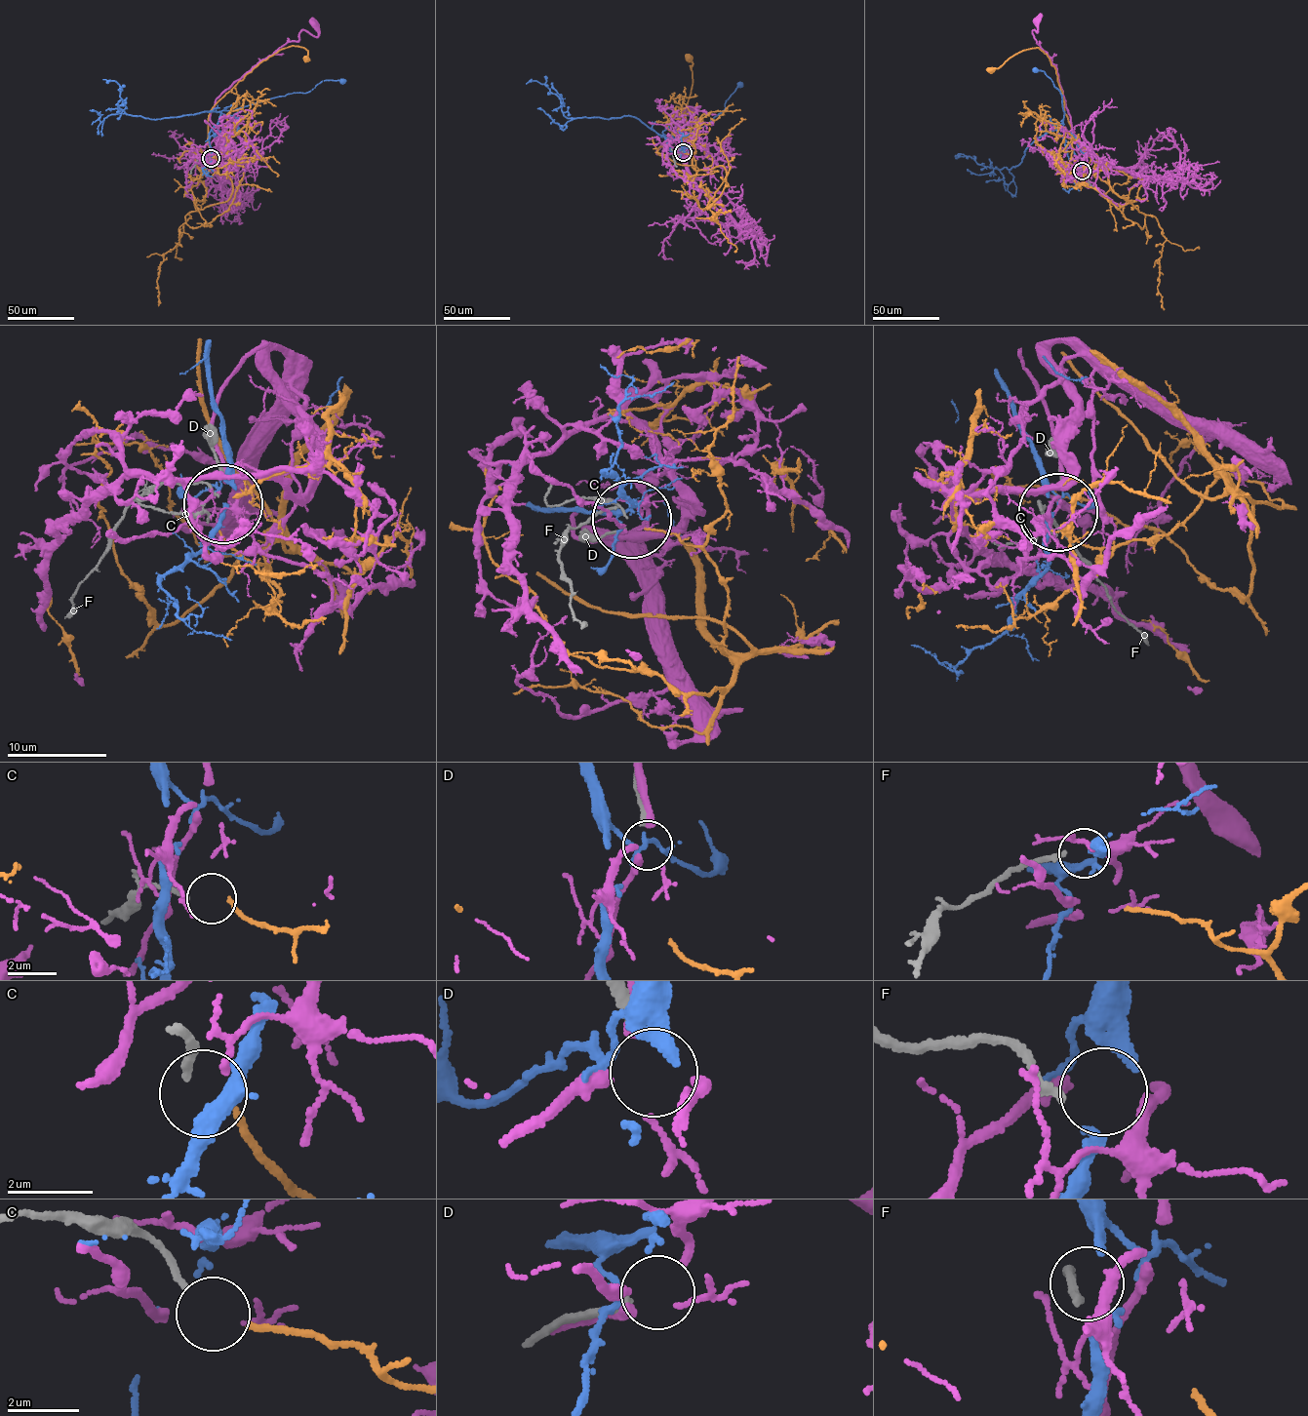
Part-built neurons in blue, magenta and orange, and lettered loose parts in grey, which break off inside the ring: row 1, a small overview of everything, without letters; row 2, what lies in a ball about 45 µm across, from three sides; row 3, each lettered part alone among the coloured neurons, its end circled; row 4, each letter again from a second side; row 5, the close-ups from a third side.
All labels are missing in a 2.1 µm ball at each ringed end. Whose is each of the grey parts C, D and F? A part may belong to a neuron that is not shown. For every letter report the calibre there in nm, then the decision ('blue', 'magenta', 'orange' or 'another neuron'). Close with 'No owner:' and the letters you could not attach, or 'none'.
C: 170 nm | orange
D: 240 nm | another neuron
F: 240 nm | blue
No owner: D

